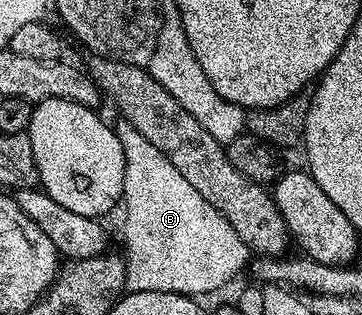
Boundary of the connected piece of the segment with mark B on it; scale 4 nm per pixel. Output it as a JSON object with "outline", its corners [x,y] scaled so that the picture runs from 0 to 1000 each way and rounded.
{"outline":[[[359,400],[345,413],[334,441],[348,508],[348,924],[494,927],[564,946],[622,911],[680,844],[688,810],[688,787],[633,711],[630,683],[519,581],[445,463],[423,463],[390,413]]]}

